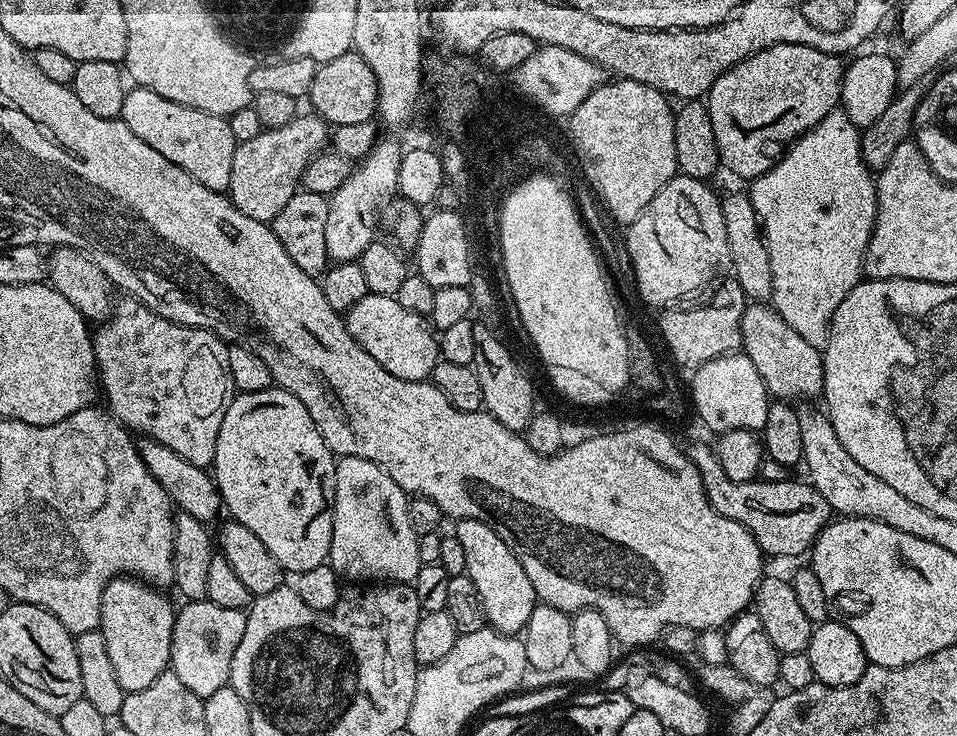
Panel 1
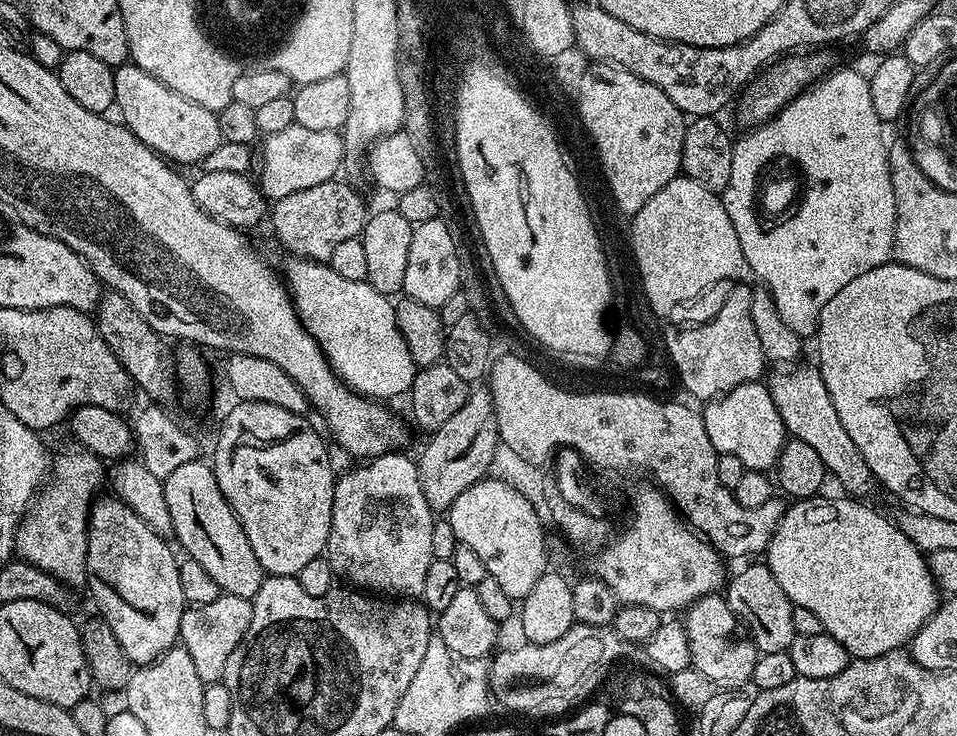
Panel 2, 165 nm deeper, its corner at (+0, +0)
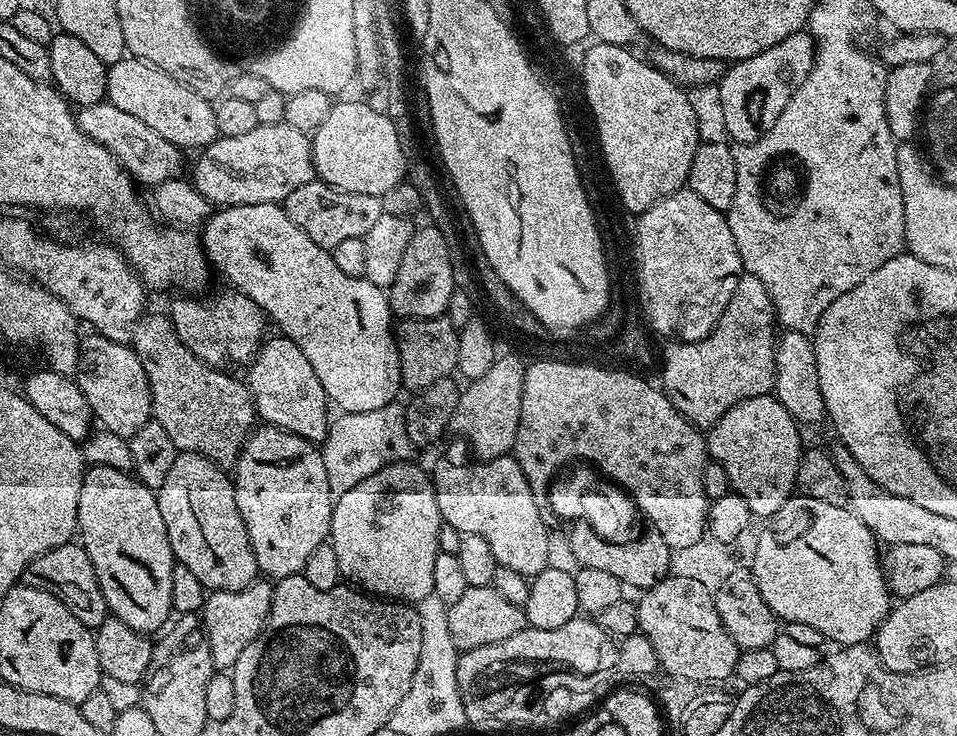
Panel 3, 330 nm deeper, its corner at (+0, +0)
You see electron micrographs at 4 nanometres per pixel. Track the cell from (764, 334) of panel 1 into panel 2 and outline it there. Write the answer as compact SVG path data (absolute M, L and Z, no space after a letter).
M792 366L780 370L772 381L767 381L768 393L774 398L774 406L778 406L778 414L784 423L784 431L791 439L808 443L822 458L825 473L832 476L845 488L852 498L868 498L878 485L872 475L870 466L866 466L866 458L854 446L854 438L846 434L846 426L842 426L842 418L838 418L838 410L834 410L834 402L830 398L830 390L822 378L819 367L800 368Z

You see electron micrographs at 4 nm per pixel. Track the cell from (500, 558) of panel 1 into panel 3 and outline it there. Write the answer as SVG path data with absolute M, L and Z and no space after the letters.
M512 454L475 463L444 464L434 472L441 521L462 534L482 534L490 550L494 550L499 567L518 570L518 574L529 578L538 575L543 568L549 567L552 544L540 513L543 512L541 505L534 502L526 474L522 474Z

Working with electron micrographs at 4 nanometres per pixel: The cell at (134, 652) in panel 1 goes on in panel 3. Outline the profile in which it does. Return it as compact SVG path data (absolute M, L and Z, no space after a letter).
M110 466L89 467L78 494L76 526L79 543L84 545L86 554L90 554L90 562L94 562L94 574L98 574L98 586L102 586L102 594L106 594L109 613L145 634L152 634L155 628L163 629L173 615L170 580L176 561L166 534L166 522L162 522L162 510L158 510L156 492L135 475L122 470Z

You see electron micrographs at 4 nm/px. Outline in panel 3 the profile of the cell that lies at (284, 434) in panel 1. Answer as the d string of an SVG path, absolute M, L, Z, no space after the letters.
M260 426L244 441L236 455L234 471L236 476L234 472L232 489L238 502L238 514L242 514L242 522L246 522L257 569L273 581L303 573L306 558L310 558L318 546L325 544L332 530L334 497L330 481L326 479L323 451L298 434L290 434L281 428Z

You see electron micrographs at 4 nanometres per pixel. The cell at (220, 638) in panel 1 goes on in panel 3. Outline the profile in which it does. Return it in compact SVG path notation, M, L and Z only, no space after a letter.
M257 578L242 590L212 590L207 593L202 609L204 633L210 642L210 658L213 669L230 670L238 662L238 654L258 638L268 621L272 605L273 585L267 579Z

